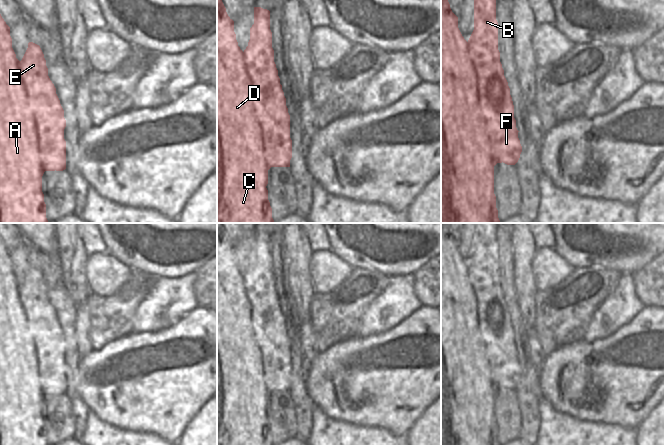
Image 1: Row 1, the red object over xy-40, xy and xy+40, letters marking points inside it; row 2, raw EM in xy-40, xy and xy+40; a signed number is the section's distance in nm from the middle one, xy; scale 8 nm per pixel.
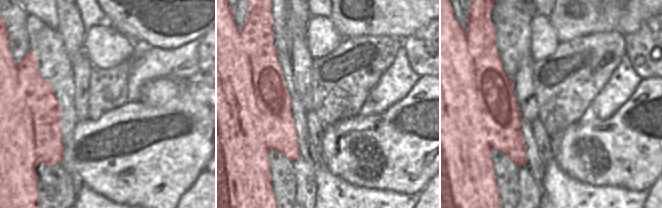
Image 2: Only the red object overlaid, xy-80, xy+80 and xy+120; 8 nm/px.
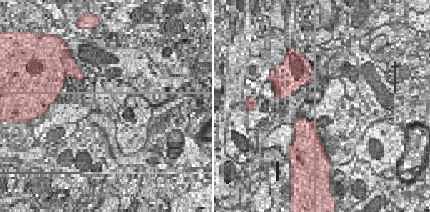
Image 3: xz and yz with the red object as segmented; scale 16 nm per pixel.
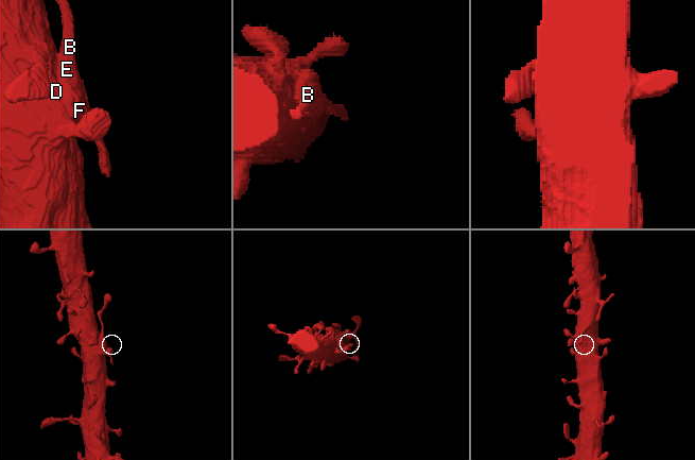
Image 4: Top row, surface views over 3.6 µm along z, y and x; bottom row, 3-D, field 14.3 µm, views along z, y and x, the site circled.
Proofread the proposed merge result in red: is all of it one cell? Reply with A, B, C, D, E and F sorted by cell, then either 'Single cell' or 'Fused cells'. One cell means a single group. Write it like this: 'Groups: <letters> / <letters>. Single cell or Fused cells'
Groups: A C D / B E F. Fused cells

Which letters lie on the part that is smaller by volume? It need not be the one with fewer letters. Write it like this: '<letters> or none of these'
B, E, F

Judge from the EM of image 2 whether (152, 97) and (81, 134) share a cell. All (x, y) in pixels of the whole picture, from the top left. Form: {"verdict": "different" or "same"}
{"verdict": "different"}

